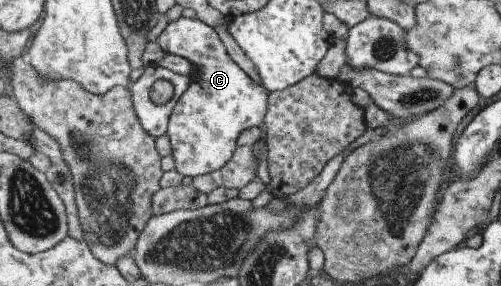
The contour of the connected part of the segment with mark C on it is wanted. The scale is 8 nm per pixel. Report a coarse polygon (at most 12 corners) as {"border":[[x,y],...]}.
{"border":[[180,16],[155,42],[190,63],[174,104],[173,169],[220,169],[263,122],[267,95],[205,23]]}

